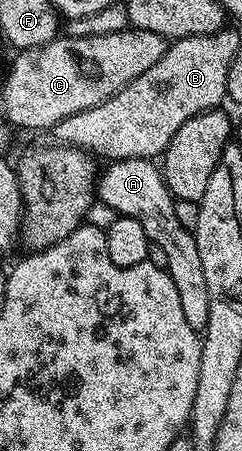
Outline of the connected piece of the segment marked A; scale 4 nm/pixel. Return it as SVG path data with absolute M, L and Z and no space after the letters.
M147 158L145 160L115 160L113 162L107 163L105 165L107 168L103 167L101 169L100 175L96 181L96 196L99 201L103 200L108 207L111 208L111 213L127 216L128 218L136 218L136 222L140 222L140 226L144 226L144 234L148 234L151 245L155 248L159 248L162 252L162 259L164 261L164 267L167 272L169 272L172 282L176 282L176 290L180 294L180 306L184 310L184 318L188 318L188 326L197 328L199 330L205 329L206 323L208 322L208 282L204 282L204 266L200 263L200 250L196 246L196 238L194 237L193 231L184 226L180 226L180 221L176 218L176 206L174 205L174 197L170 195L166 181L162 179L162 173L160 171L159 165L155 163L153 159Z

